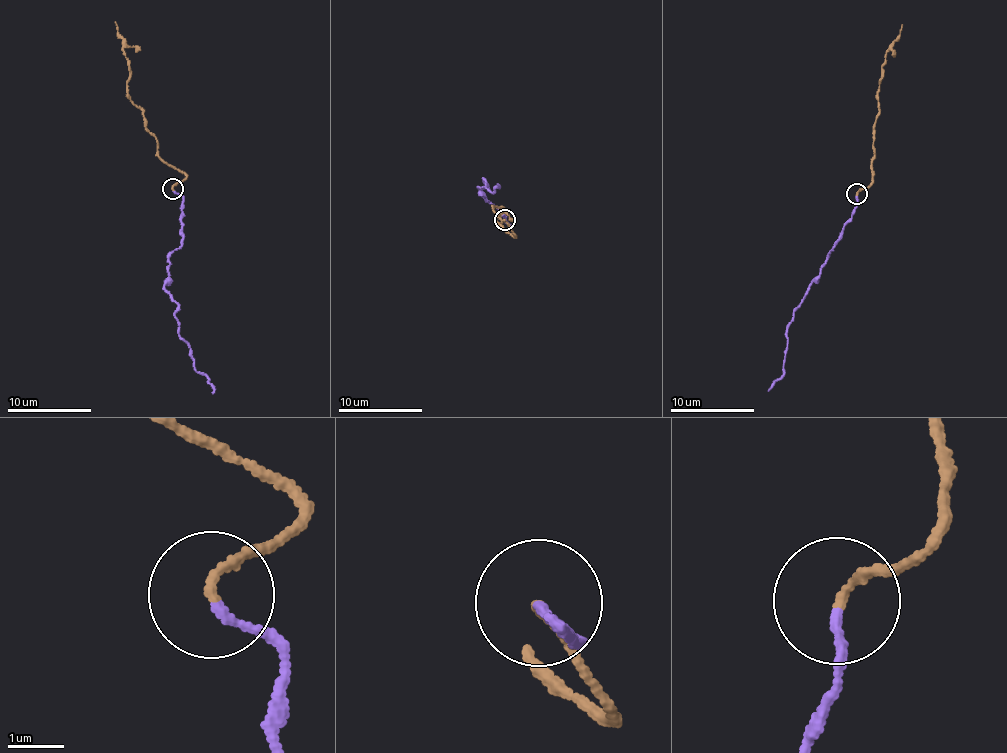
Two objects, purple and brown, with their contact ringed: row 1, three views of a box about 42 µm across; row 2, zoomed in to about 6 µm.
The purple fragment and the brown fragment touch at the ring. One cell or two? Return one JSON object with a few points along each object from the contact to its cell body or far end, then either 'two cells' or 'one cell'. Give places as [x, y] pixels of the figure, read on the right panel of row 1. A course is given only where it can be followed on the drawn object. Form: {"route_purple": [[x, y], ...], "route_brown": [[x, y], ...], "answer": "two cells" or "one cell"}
{"route_purple": [[857, 194], [857, 204], [839, 241], [793, 312], [786, 334], [782, 377], [769, 390]], "route_brown": [[857, 194], [870, 183], [875, 173], [873, 142], [880, 110], [877, 96], [881, 65], [902, 24]], "answer": "one cell"}

